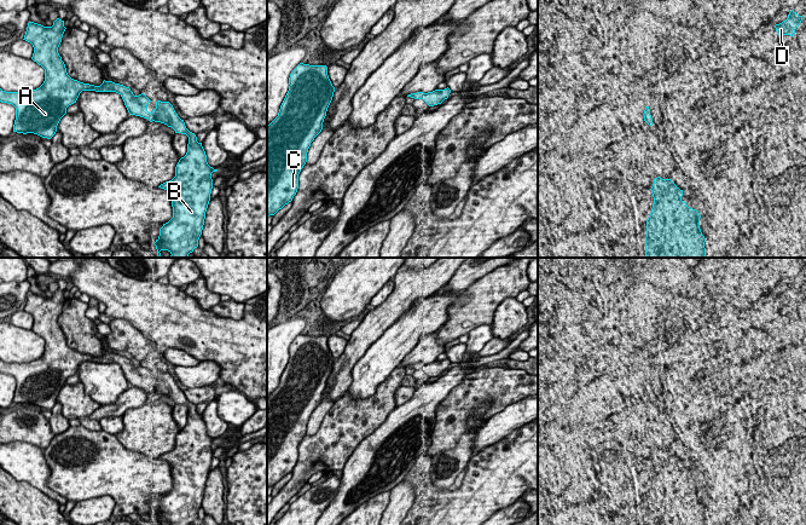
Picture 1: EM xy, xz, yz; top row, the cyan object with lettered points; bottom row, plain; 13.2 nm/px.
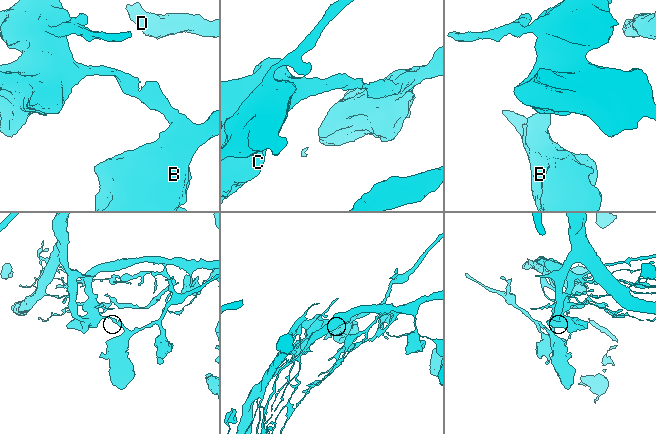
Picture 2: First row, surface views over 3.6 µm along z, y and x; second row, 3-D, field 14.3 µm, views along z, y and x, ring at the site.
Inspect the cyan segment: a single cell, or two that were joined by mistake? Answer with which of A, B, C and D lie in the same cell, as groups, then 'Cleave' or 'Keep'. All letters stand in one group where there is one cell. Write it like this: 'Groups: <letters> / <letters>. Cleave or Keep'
Groups: A B C D. Keep

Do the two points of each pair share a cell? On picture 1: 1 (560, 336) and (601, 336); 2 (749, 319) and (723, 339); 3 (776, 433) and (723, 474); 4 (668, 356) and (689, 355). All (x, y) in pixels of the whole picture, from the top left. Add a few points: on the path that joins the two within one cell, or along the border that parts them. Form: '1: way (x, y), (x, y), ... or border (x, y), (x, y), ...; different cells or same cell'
1: way (569, 336), (591, 336); same cell
2: border (713, 323), (718, 326), (736, 326), (742, 329); different cells
3: border (749, 444), (757, 451); different cells
4: way (673, 355), (684, 355); same cell

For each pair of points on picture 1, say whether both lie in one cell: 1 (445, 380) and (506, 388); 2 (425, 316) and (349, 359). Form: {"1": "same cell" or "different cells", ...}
{"1": "different cells", "2": "different cells"}

